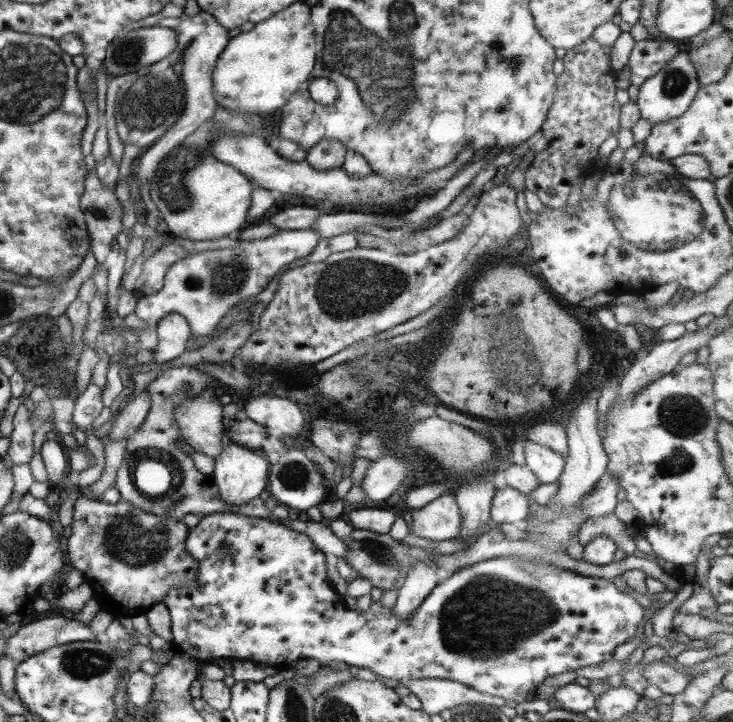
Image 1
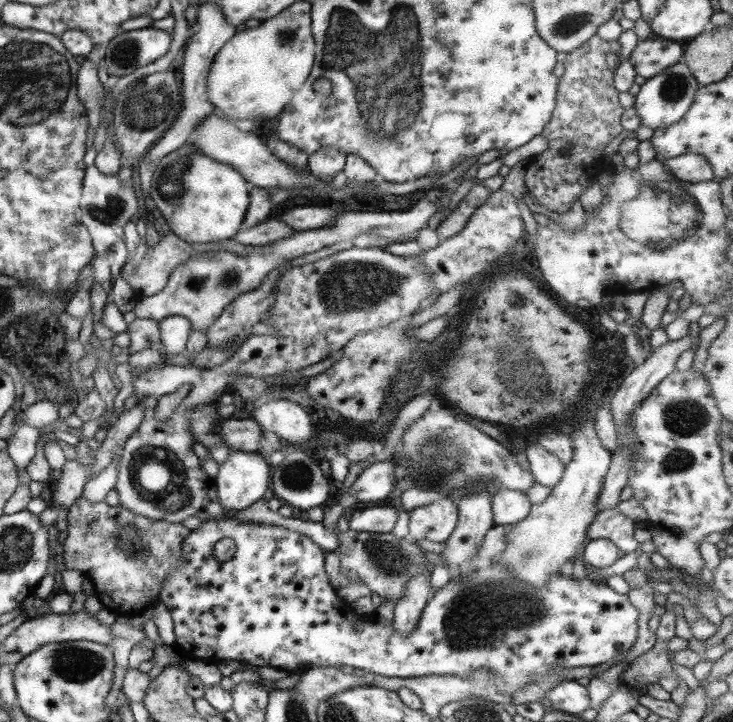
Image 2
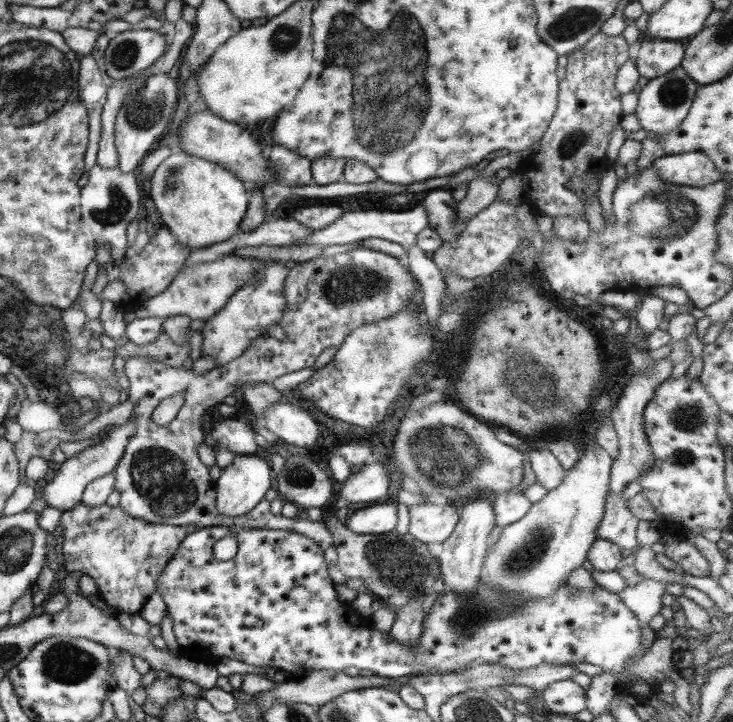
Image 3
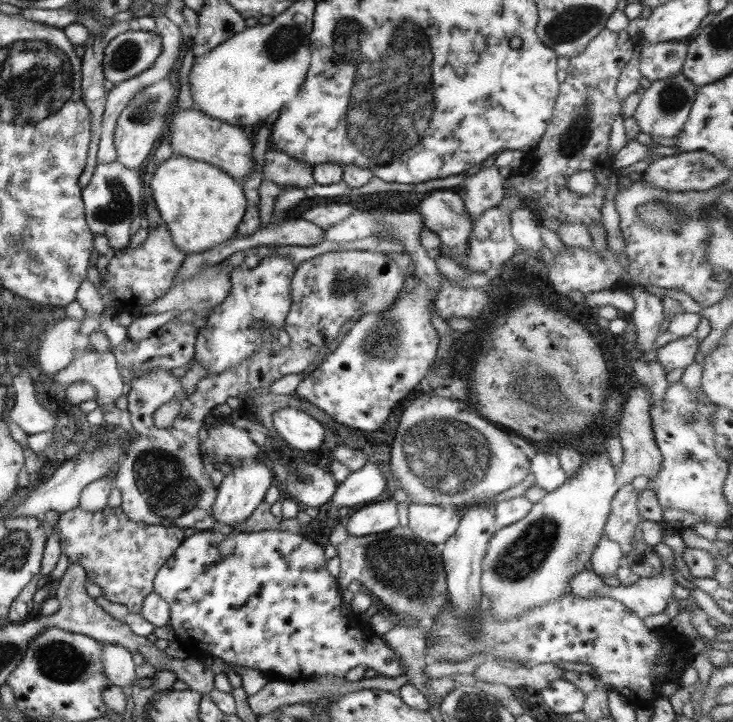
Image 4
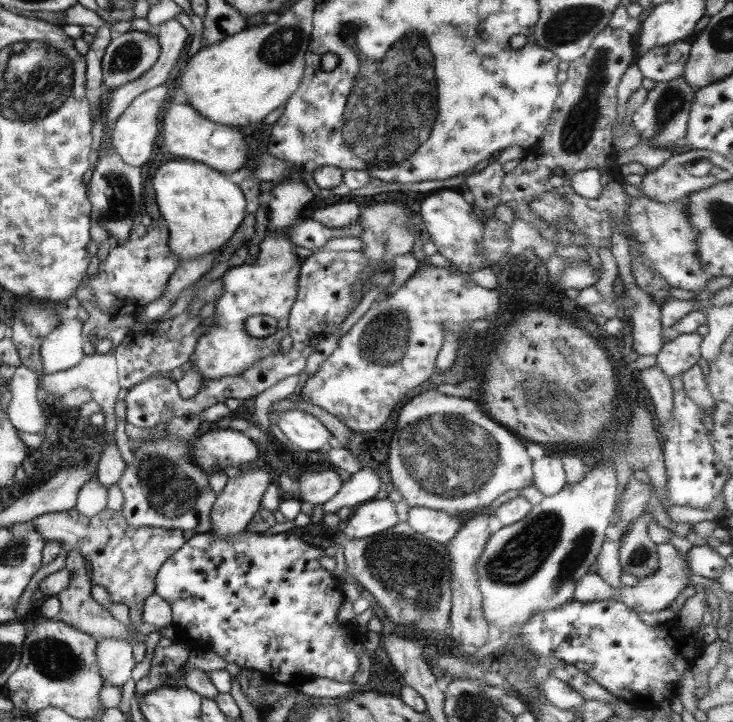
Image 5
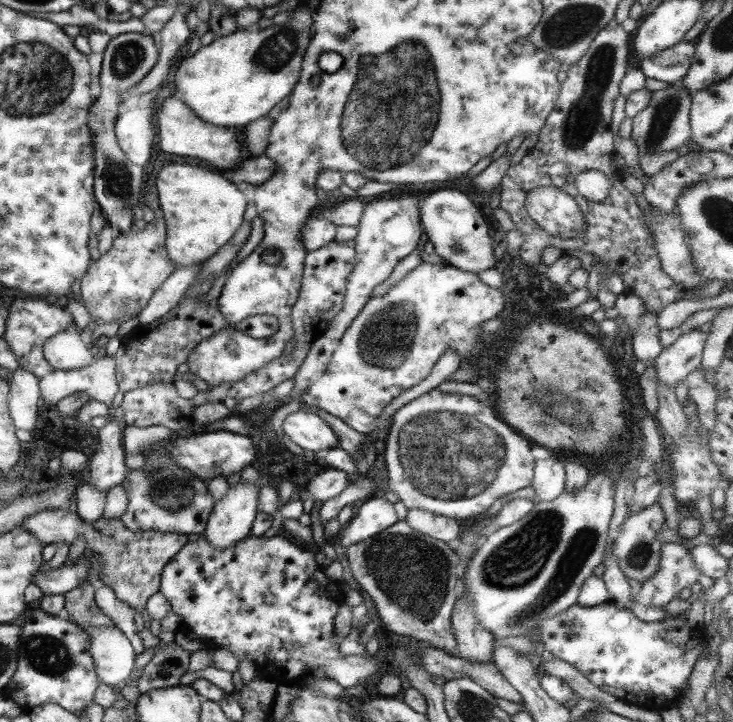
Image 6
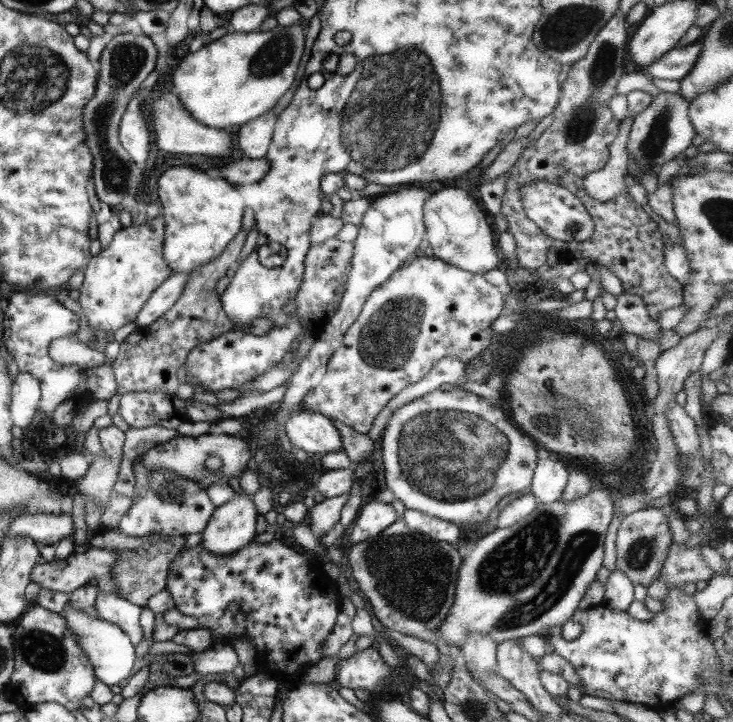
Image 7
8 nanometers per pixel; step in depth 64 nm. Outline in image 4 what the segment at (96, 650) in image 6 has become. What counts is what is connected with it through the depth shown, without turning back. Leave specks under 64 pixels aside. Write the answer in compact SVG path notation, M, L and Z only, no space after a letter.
M102 644L103 674L109 684L123 688L127 684L136 684L135 663L132 654L122 646Z

